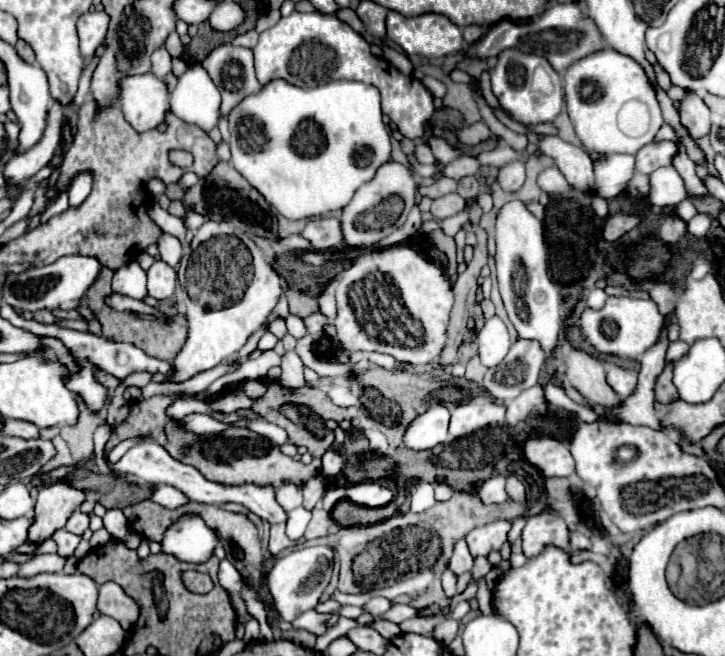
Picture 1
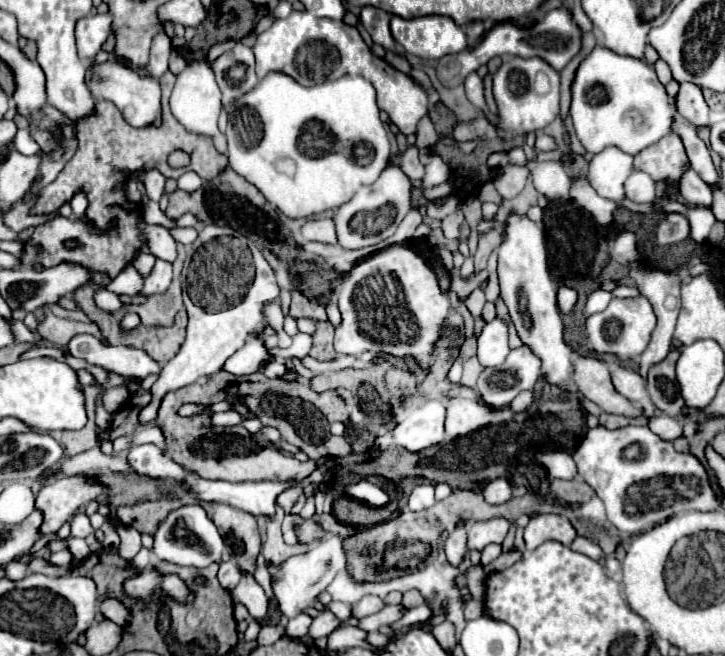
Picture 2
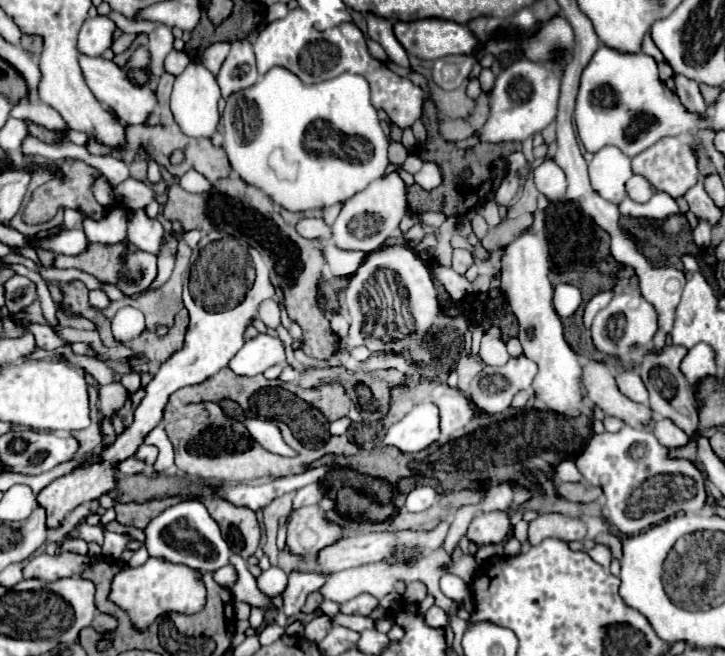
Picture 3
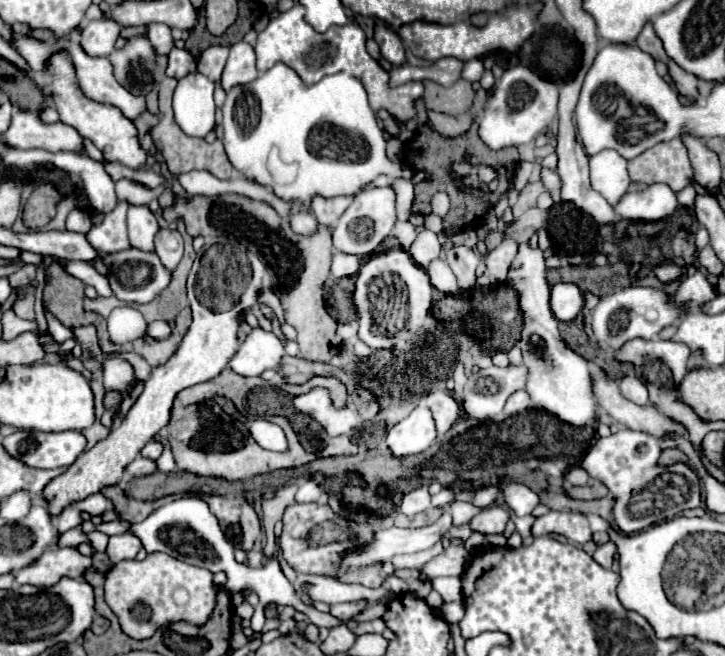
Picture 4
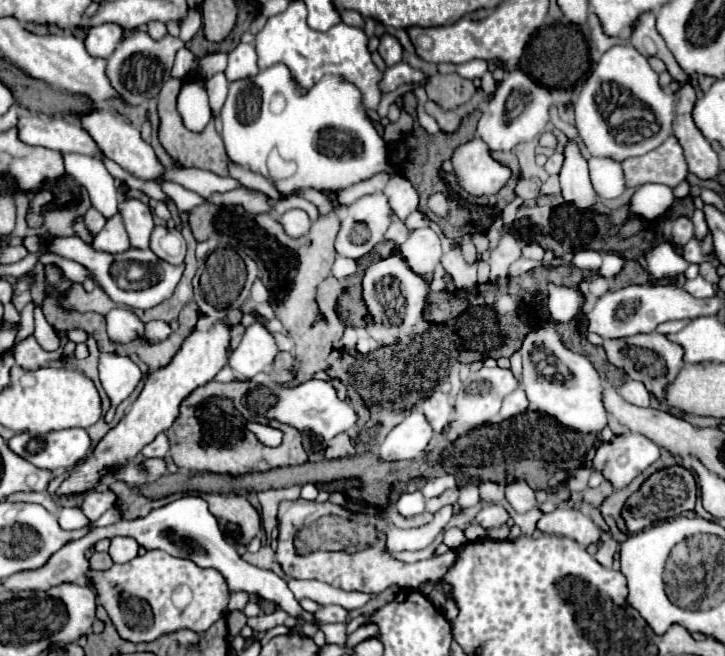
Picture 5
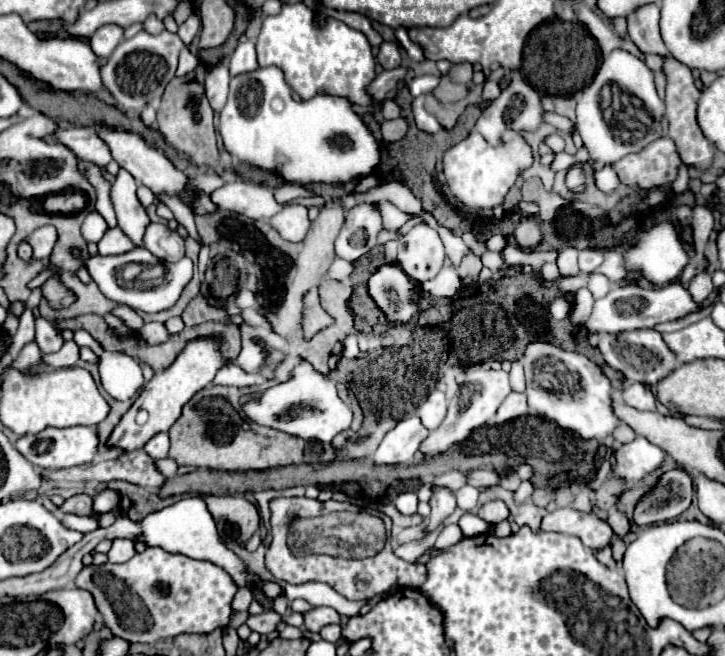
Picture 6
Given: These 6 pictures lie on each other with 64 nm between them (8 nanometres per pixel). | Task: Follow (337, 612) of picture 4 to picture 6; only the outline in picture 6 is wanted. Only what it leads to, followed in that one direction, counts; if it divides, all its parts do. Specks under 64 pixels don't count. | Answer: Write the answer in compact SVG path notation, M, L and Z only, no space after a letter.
M312 608L304 614L304 624L302 628L308 632L320 632L322 626L328 624L340 624L340 616L336 616L336 612L332 612L332 608Z

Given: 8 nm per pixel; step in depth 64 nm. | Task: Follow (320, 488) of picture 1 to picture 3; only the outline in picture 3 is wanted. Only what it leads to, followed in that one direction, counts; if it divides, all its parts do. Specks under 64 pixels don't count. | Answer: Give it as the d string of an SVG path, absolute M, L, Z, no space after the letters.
M302 506L292 510L286 532L286 548L296 554L316 562L318 552L340 538L336 524L326 520L320 506Z

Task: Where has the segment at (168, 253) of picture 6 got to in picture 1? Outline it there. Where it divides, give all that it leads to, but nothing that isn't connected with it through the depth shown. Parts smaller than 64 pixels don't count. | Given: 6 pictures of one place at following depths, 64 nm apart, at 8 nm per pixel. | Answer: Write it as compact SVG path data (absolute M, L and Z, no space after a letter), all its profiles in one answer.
M154 260L148 270L148 296L152 298L168 298L176 290L176 272L162 260Z

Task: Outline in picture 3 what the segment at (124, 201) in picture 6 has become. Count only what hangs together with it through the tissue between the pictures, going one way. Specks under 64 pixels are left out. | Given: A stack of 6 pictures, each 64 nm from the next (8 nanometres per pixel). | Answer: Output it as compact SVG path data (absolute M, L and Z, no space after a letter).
M130 210L128 212L128 240L138 250L160 254L164 228L158 222L158 218L148 218L144 210Z

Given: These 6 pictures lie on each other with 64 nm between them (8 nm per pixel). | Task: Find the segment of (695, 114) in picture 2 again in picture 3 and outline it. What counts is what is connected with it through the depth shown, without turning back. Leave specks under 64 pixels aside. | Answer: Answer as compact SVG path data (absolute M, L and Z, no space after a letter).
M674 74L674 82L676 82L676 94L686 108L692 108L692 112L700 112L700 114L704 114L708 110L702 94L698 90L698 84L694 80L690 80L682 74Z

